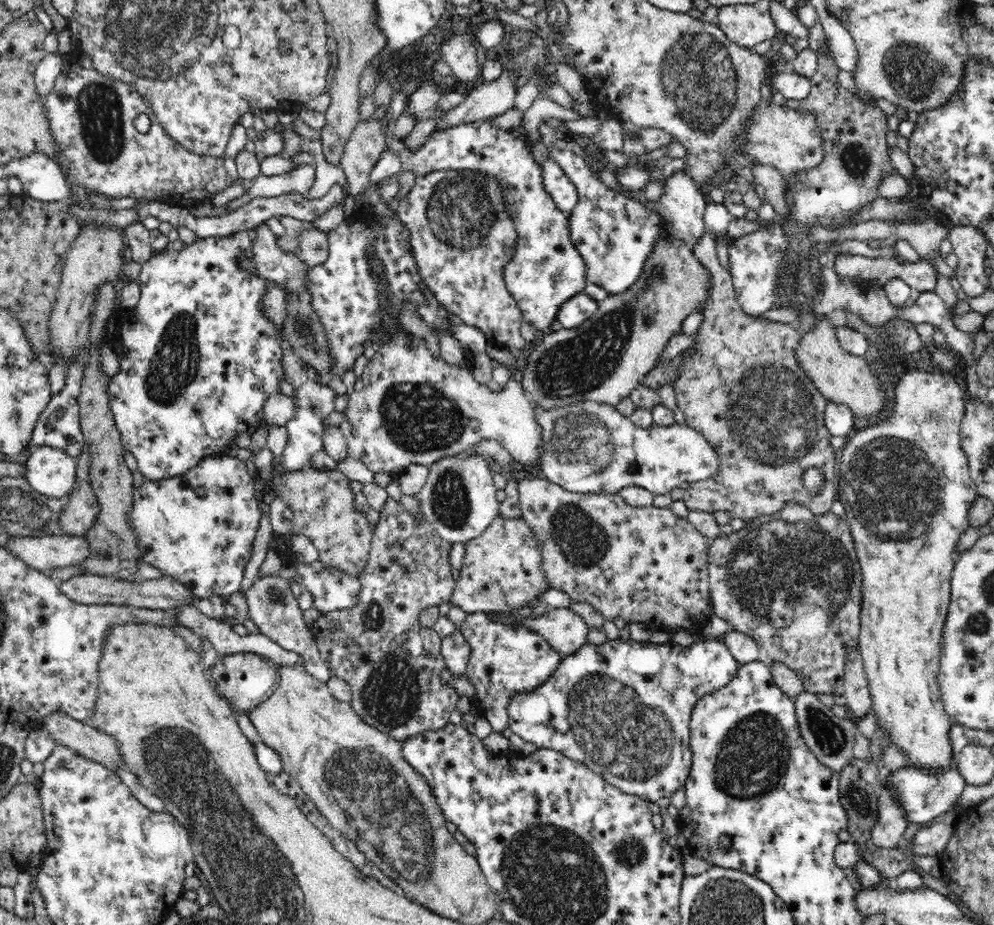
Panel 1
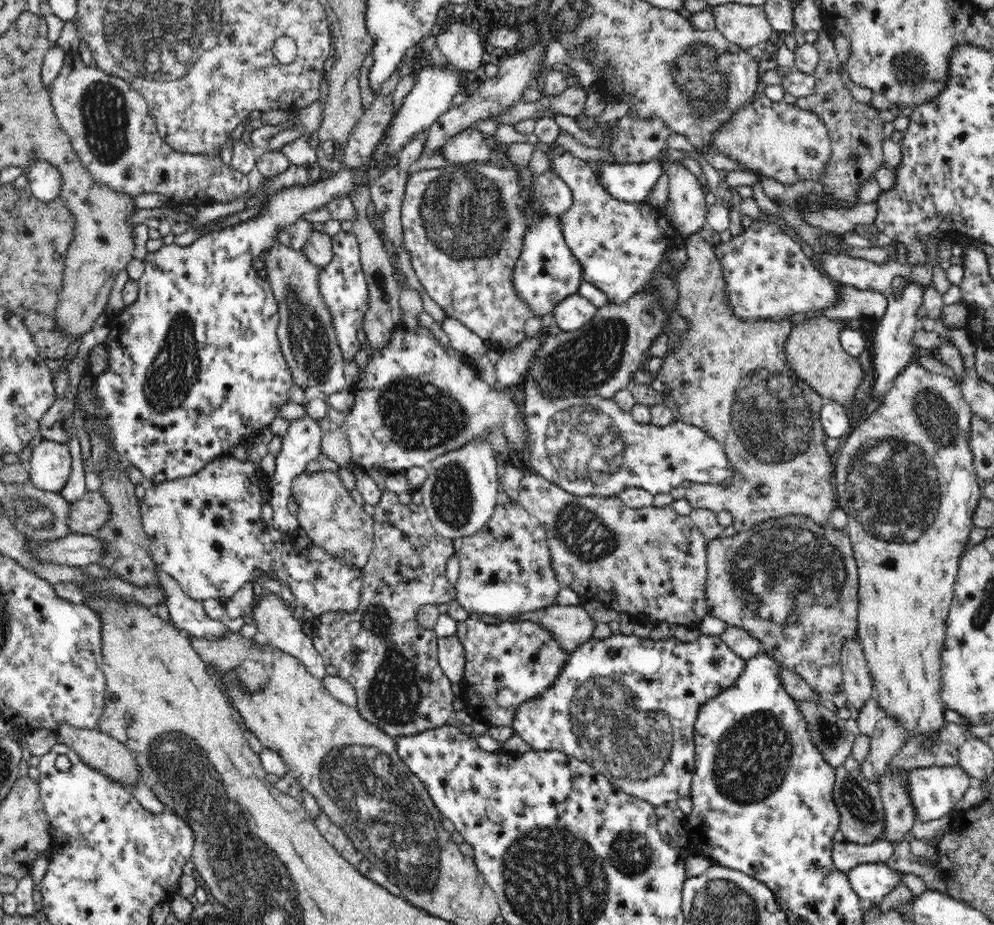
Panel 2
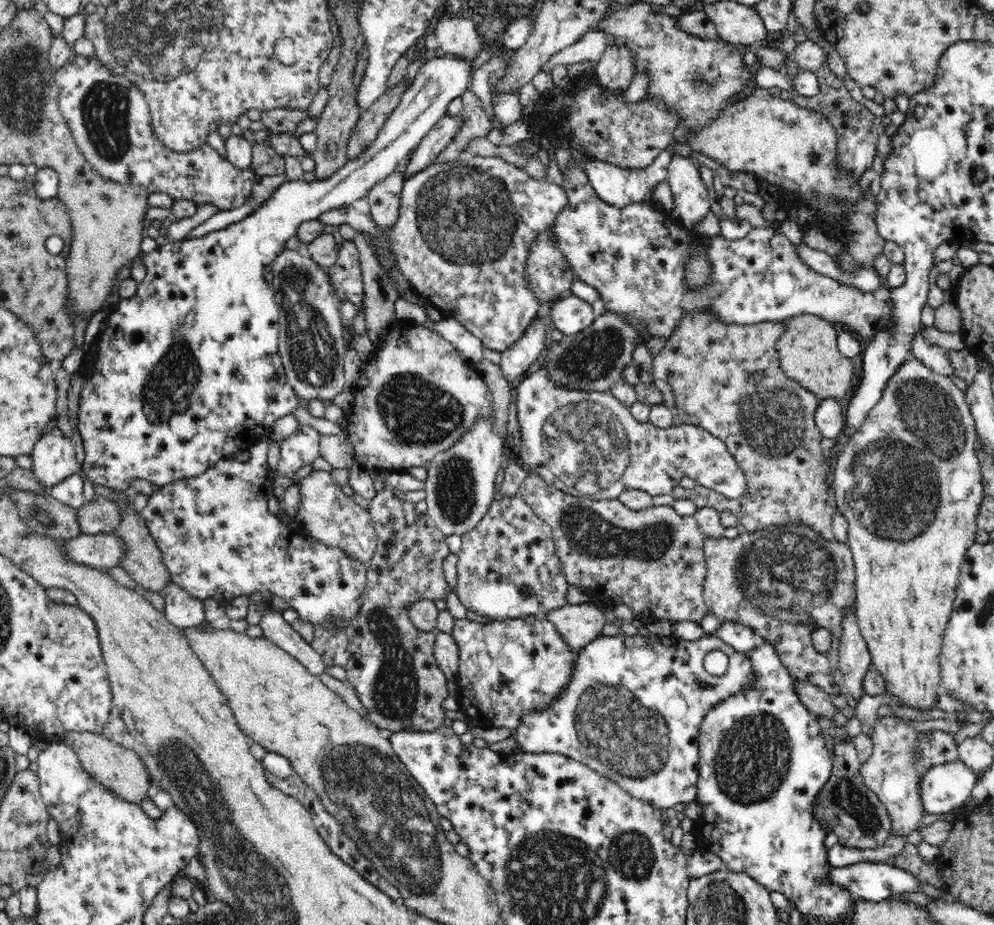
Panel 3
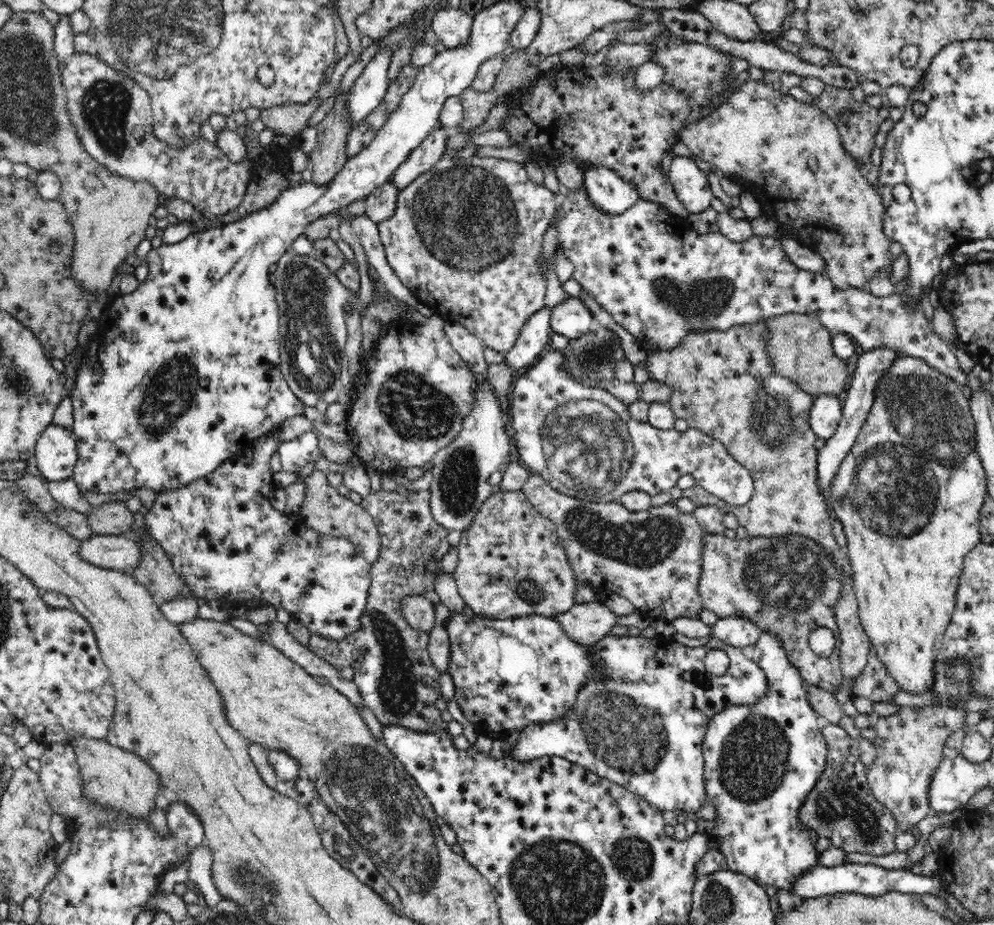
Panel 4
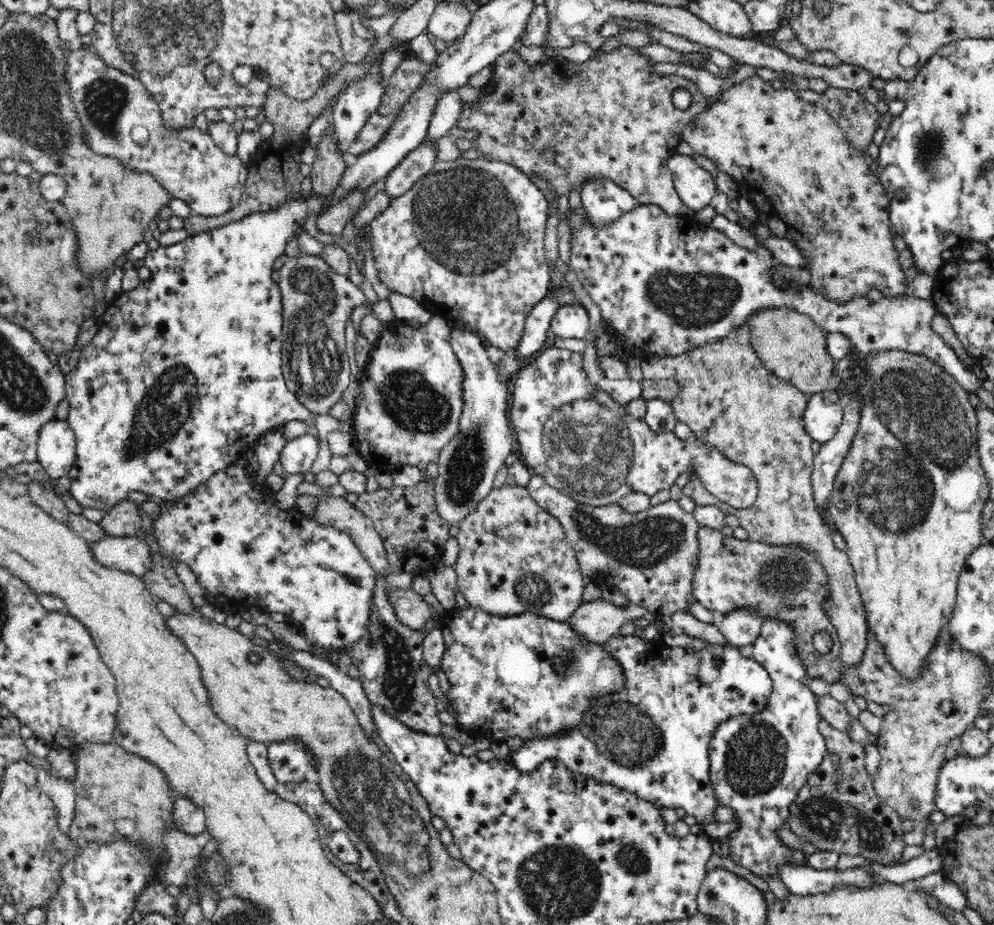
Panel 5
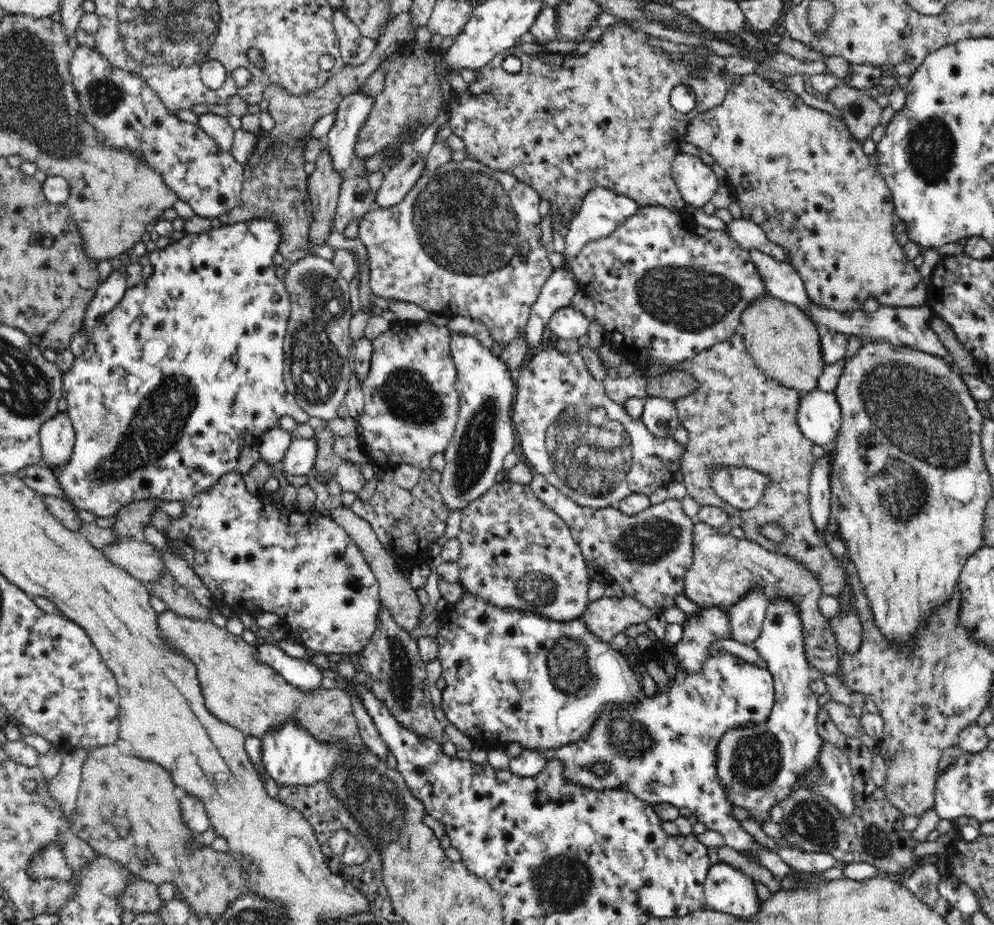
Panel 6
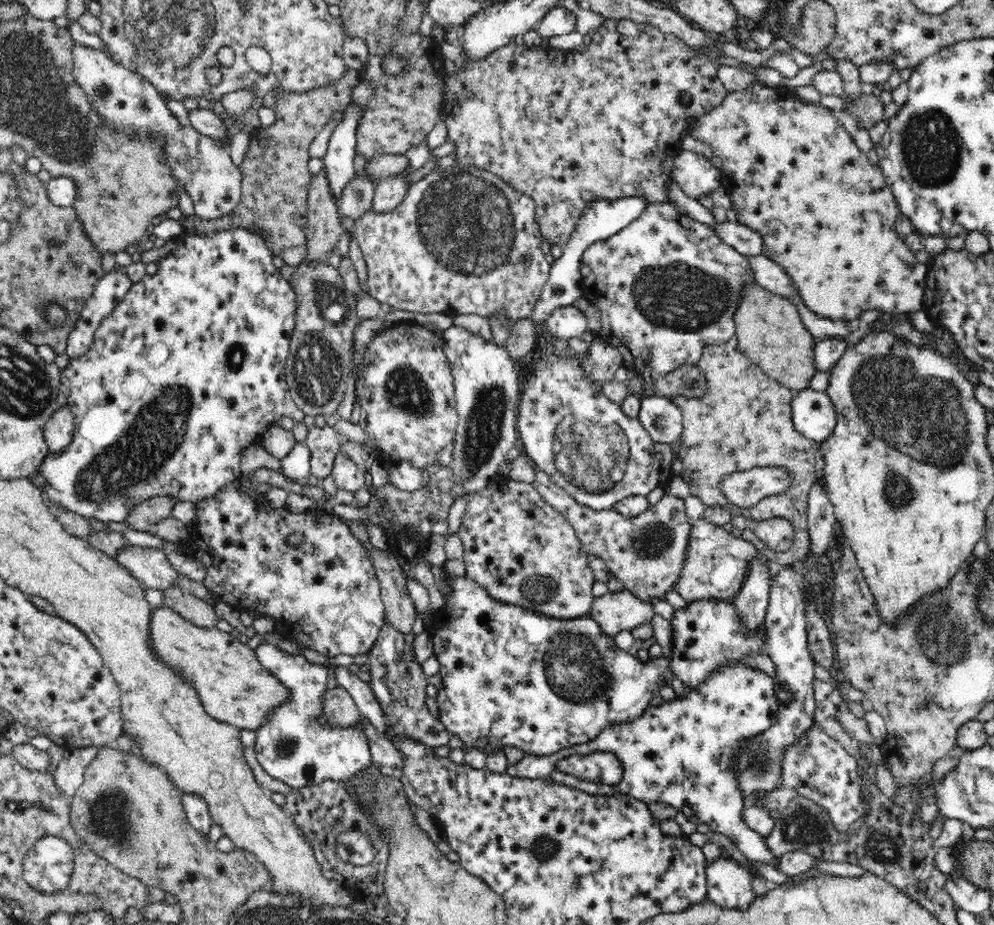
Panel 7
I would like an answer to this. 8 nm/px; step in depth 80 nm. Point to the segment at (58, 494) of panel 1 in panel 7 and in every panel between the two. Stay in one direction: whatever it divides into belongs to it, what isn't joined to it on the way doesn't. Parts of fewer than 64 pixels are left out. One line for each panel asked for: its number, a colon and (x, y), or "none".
2: (51, 464)
3: (53, 457)
4: (56, 456)
5: (56, 452)
6: (57, 436)
7: (59, 430)

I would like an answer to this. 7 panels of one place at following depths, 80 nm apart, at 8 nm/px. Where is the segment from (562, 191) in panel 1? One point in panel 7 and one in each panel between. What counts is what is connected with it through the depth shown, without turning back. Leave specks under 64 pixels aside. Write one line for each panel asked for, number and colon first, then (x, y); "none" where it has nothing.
2: (554, 196)
3: (464, 226)
4: (465, 239)
5: (466, 241)
6: (465, 241)
7: (463, 241)

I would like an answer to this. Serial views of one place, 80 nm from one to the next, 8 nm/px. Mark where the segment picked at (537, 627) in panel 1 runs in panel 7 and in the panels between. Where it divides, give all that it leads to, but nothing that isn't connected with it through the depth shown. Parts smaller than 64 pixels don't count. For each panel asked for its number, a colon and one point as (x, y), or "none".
2: (571, 626)
3: (578, 624)
4: (586, 623)
5: (598, 621)
6: (606, 617)
7: (616, 611)

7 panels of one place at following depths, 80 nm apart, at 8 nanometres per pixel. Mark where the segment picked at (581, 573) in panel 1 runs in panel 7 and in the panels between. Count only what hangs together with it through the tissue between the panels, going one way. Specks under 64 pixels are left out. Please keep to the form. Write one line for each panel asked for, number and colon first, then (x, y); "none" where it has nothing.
2: (652, 562)
3: (652, 559)
4: (654, 557)
5: (656, 551)
6: (650, 552)
7: (647, 552)

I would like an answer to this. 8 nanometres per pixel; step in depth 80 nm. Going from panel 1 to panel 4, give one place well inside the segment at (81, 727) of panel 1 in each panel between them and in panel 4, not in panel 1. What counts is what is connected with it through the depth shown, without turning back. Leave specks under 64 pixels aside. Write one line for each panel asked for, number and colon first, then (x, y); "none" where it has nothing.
2: (95, 748)
3: (120, 769)
4: (115, 776)

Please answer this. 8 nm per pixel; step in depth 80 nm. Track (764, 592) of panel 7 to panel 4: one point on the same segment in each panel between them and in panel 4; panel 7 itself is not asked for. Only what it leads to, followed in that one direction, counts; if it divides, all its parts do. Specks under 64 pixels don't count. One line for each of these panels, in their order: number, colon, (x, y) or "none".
4: (737, 631)
5: (742, 626)
6: (745, 618)

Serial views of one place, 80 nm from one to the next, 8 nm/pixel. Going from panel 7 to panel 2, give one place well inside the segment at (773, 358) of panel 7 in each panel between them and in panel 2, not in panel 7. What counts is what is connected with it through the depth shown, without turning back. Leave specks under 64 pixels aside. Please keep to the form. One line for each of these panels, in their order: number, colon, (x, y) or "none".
2: (813, 348)
3: (808, 352)
4: (800, 347)
5: (792, 346)
6: (785, 344)

